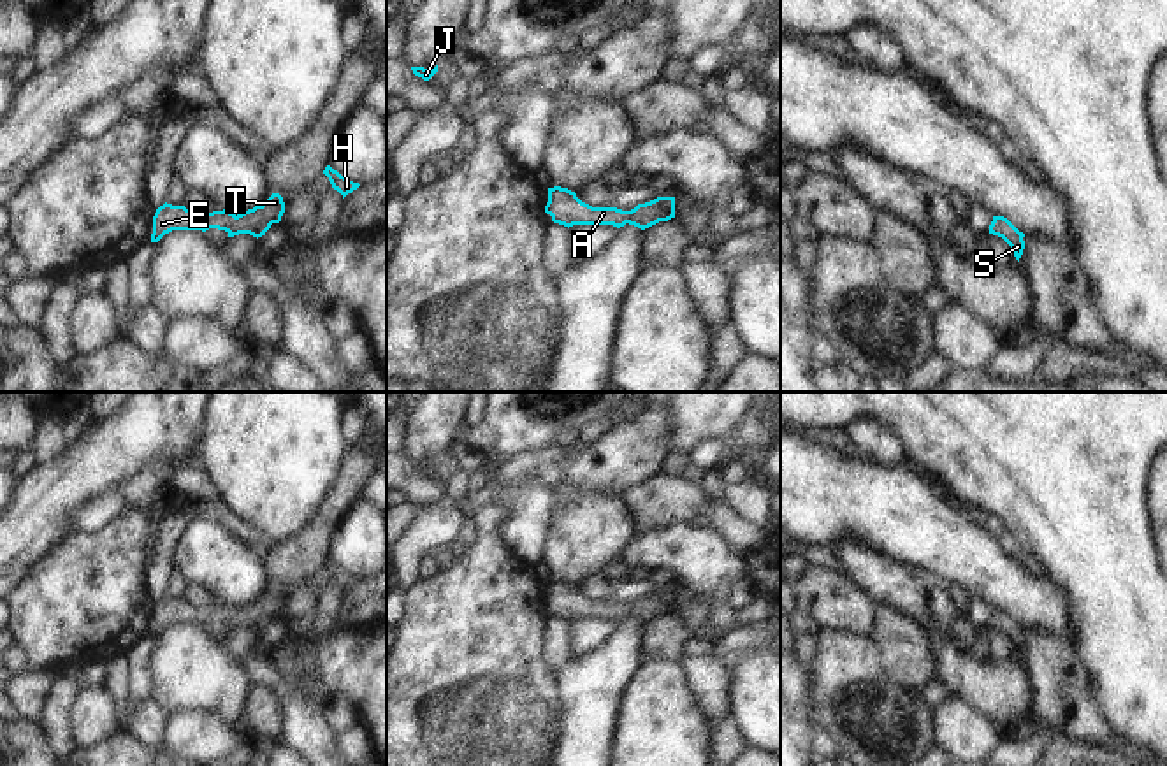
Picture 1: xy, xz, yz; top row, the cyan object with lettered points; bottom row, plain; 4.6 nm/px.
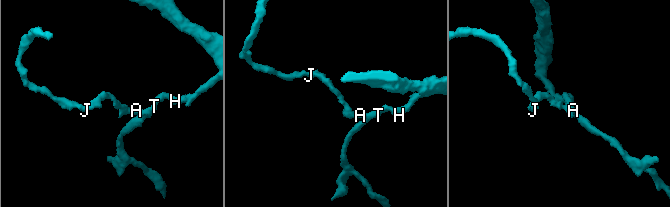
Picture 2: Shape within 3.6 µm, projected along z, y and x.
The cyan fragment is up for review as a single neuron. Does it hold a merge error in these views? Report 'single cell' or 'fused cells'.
single cell

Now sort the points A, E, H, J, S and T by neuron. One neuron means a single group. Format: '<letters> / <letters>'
A E H J S T

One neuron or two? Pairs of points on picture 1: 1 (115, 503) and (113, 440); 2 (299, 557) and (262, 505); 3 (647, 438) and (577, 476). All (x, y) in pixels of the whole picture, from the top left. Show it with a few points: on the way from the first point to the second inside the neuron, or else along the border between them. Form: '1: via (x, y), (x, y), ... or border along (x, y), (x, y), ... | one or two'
1: border along (113, 489), (90, 498), (76, 510) | two
2: border along (317, 512), (294, 534), (275, 545) | two
3: via (630, 452), (594, 468) | one

